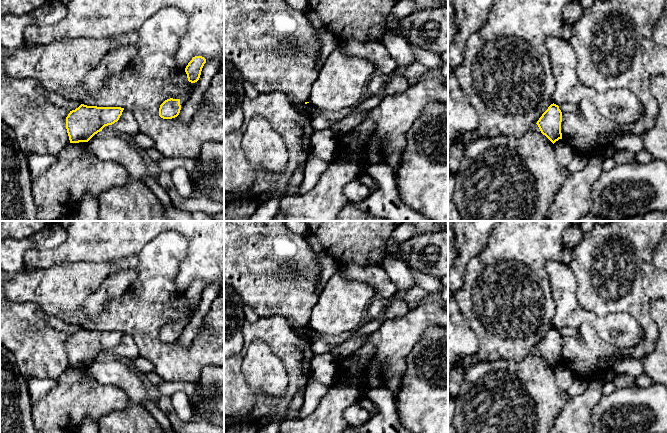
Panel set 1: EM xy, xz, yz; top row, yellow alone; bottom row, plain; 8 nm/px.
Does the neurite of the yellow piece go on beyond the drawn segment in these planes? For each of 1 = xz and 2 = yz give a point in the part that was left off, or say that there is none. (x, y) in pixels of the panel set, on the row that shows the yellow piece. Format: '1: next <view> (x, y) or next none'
1: next none
2: next none

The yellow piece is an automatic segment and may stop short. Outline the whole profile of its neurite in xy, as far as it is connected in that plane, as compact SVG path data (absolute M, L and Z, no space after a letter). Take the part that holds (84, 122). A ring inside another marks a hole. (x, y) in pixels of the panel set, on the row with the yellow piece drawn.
M81 104L66 117L70 143L88 142L105 126L117 122L124 108L97 107Z

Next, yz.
M551 104L537 121L537 125L543 135L553 144L562 139L561 133L562 112L559 106Z

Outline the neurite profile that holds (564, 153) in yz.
M559 139L554 143L554 149L558 164L562 167L567 167L574 157L573 148L565 140Z

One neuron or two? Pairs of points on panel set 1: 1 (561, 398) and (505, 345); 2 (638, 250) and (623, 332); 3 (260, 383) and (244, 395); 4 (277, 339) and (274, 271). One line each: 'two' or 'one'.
1: two
2: two
3: two
4: two

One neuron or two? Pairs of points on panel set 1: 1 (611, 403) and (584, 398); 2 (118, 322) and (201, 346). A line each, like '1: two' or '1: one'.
1: two
2: one

